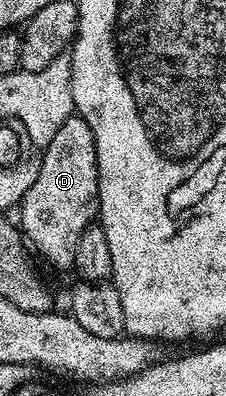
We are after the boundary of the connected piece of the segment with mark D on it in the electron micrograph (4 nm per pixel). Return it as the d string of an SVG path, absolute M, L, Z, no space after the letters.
M78 114L67 121L55 133L55 137L44 148L40 156L35 185L27 189L27 193L21 198L19 212L19 227L24 238L31 244L32 250L42 255L53 267L61 271L69 271L75 261L75 245L79 245L79 237L94 222L95 208L98 206L97 197L97 150L95 149L95 137L87 125L87 121Z

